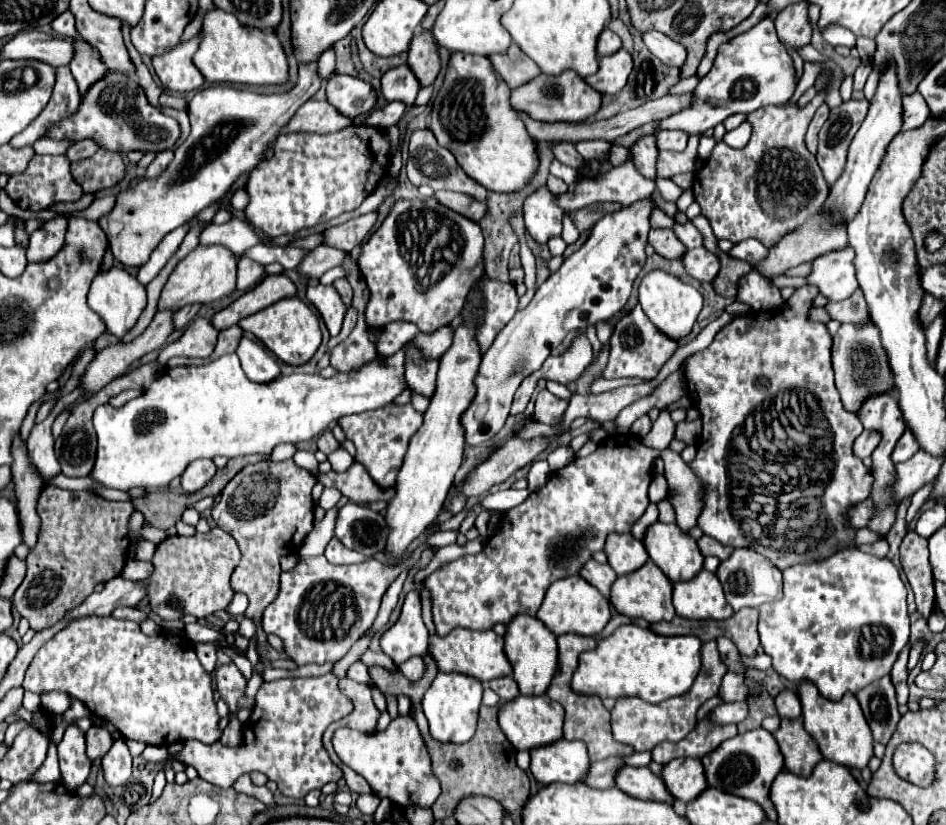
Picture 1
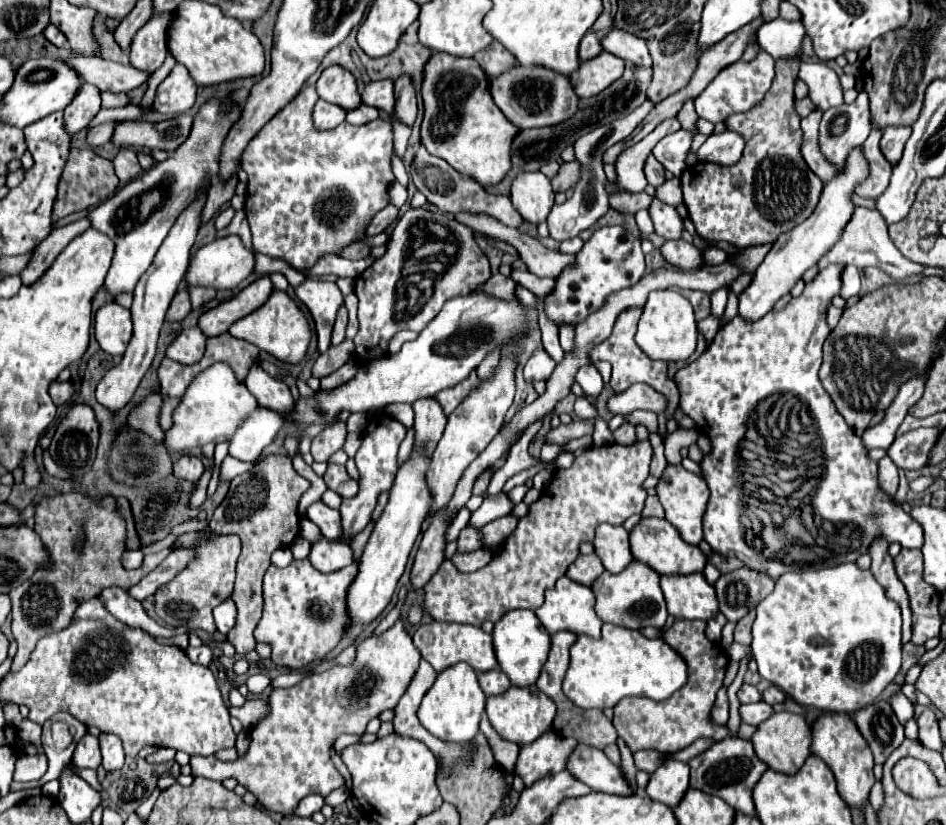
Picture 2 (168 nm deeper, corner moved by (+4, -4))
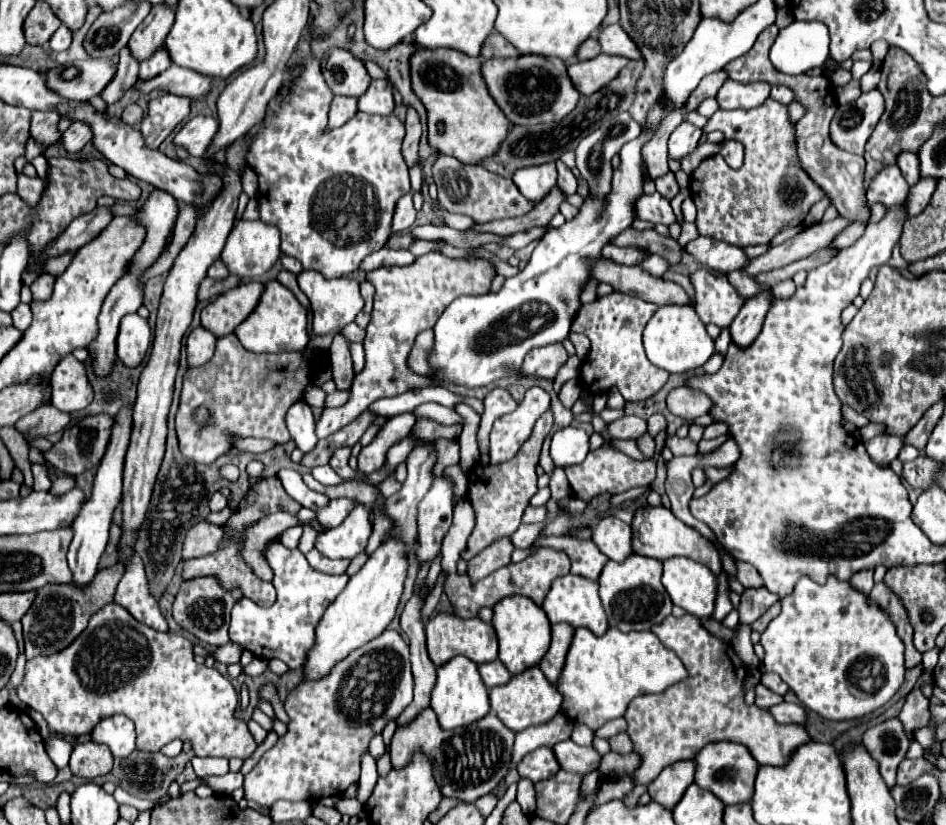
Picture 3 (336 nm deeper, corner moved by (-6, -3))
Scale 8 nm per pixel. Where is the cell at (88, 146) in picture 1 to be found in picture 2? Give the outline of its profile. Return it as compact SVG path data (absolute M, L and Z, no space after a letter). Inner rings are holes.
M103 123L103 125L95 125L89 135L87 135L87 143L91 147L97 147L97 145L103 145L111 139L113 135L113 123Z

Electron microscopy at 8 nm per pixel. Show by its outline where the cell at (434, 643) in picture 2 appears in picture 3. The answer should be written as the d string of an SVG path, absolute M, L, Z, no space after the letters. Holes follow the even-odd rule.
M437 614L427 622L425 632L427 632L427 652L435 666L443 666L457 654L471 658L475 664L485 664L485 662L497 660L499 644L497 644L495 628L491 624L485 624L481 618L463 620L455 614Z

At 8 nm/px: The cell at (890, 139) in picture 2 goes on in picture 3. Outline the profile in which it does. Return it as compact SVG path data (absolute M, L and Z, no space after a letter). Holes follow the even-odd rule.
M907 150L901 152L901 154L897 156L897 166L901 168L905 180L913 186L913 184L917 182L917 166L919 166L917 154L915 154L915 152L907 152Z

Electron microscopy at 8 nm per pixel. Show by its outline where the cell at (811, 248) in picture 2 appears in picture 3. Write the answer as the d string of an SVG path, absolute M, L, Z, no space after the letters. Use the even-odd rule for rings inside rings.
M763 290L745 300L737 318L731 322L731 340L737 342L737 346L745 348L757 338L771 304L773 304L771 290Z

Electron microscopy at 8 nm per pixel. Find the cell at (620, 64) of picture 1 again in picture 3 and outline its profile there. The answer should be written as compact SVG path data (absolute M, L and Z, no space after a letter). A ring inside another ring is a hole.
M599 54L593 60L585 60L585 62L573 62L569 64L567 72L573 80L573 86L577 86L577 90L585 96L601 90L603 86L607 86L613 78L617 78L617 74L627 66L627 58L621 56L609 56L609 54Z

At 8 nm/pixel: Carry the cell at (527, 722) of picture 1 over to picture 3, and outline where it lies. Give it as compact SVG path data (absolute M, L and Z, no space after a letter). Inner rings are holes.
M529 668L527 672L513 676L509 680L509 684L499 686L499 688L491 688L489 700L491 700L491 710L513 732L521 732L529 726L547 724L555 714L559 714L561 704L563 704L563 696L559 694L559 690L553 684L549 684L549 680L541 674L539 668Z

